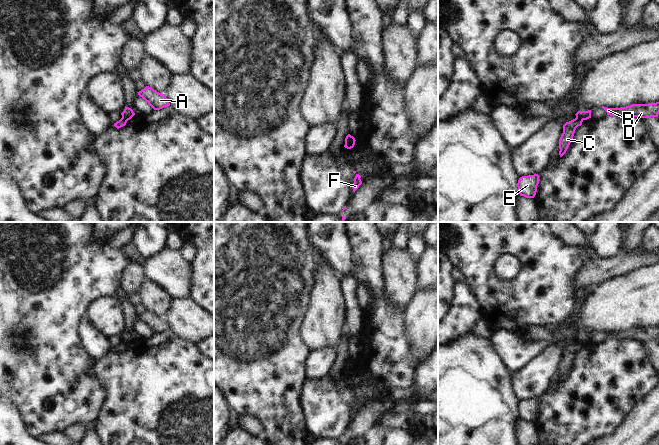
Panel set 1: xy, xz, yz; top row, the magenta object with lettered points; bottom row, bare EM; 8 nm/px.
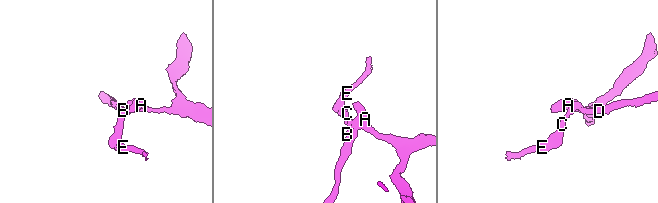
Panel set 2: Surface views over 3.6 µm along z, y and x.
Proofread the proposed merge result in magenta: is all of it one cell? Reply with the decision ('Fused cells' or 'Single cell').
Fused cells

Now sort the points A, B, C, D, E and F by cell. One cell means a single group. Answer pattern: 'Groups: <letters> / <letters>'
Groups: A B D F / C E

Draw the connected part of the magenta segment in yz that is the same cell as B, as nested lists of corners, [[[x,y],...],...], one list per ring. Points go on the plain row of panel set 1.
[[[659,326],[648,328],[632,328],[621,332],[607,332],[602,330],[607,339],[618,341],[651,342],[659,338]]]

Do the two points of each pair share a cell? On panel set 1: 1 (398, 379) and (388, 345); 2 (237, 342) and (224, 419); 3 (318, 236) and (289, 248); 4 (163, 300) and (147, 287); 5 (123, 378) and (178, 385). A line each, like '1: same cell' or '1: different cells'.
1: same cell
2: different cells
3: different cells
4: same cell
5: same cell

